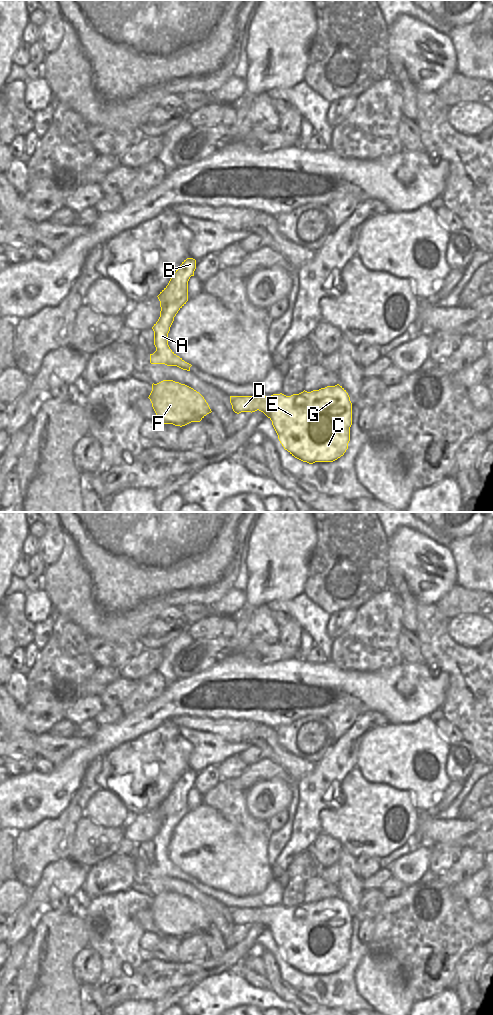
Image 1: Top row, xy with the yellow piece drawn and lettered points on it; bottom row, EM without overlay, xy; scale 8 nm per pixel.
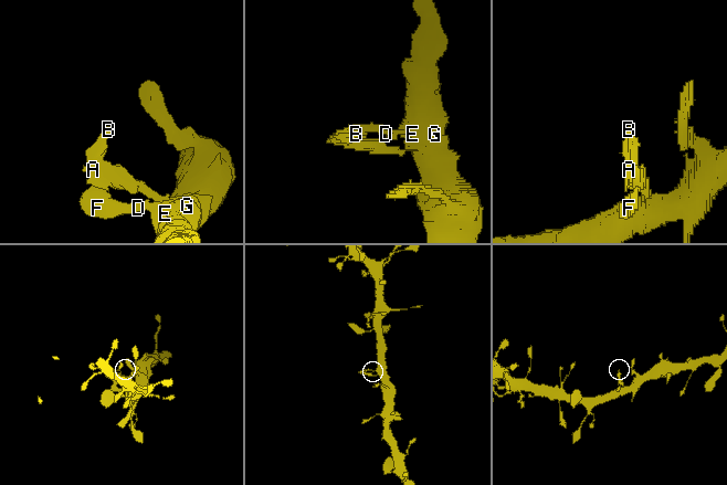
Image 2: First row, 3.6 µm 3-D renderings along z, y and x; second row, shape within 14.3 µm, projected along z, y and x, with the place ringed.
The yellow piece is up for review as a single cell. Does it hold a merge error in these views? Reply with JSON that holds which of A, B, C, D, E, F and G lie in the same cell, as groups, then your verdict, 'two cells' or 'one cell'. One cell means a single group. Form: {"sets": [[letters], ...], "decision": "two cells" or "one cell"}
{"sets": [["A", "B", "C", "D", "E", "F", "G"]], "decision": "one cell"}

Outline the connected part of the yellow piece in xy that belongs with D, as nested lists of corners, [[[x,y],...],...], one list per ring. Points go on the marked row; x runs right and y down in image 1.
[[[339,384],[311,392],[286,396],[230,396],[235,413],[263,412],[271,421],[278,439],[285,450],[295,458],[313,464],[333,462],[344,455],[350,441],[352,403],[346,390]]]

